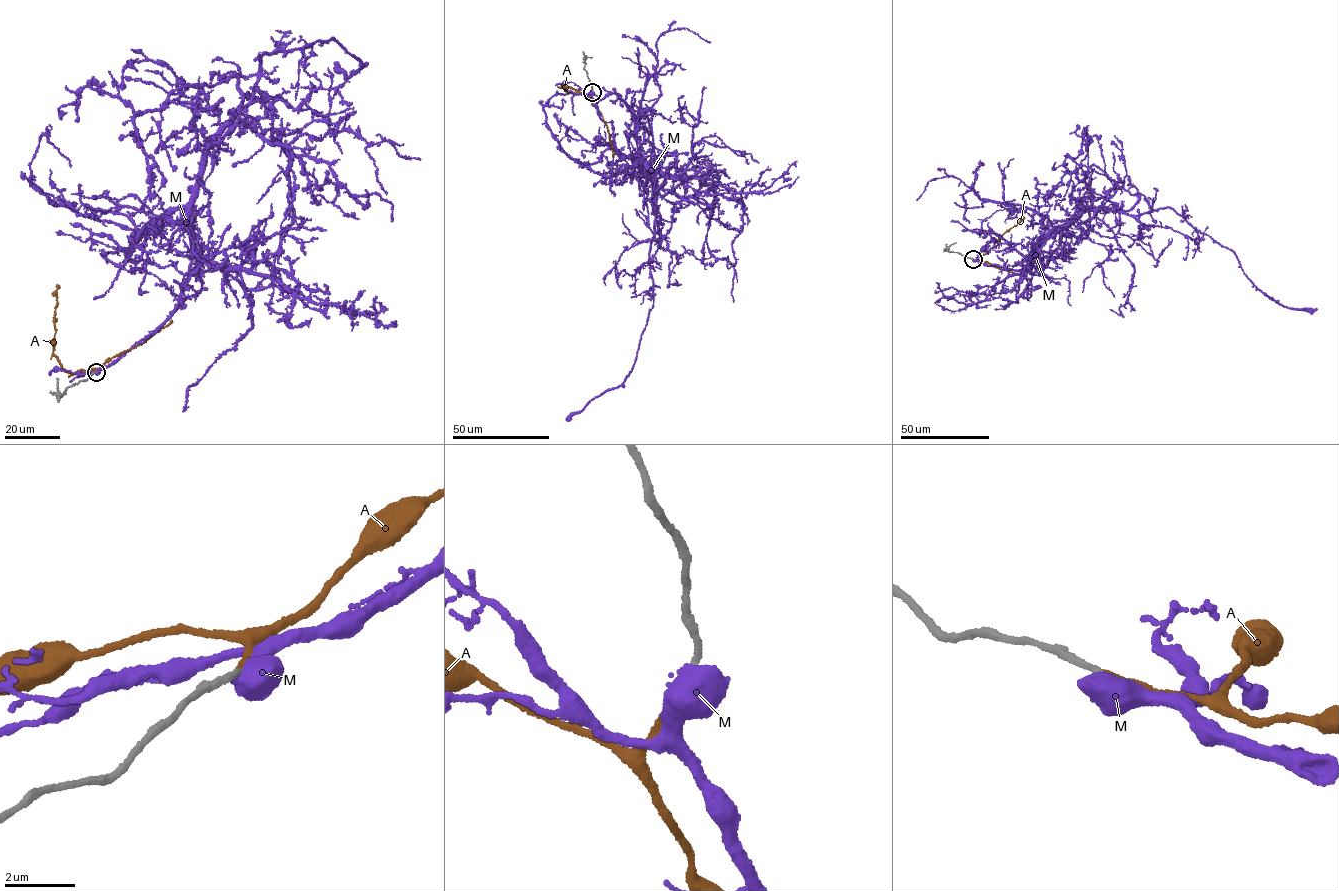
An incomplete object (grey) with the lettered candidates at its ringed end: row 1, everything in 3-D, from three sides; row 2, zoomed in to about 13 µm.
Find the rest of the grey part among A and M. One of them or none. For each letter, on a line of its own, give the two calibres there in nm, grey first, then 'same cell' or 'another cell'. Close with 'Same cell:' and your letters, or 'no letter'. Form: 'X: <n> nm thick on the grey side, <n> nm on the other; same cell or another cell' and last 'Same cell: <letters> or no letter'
A: 180 nm thick on the grey side, 190 nm on the other; same cell
M: 200 nm thick on the grey side, 650 nm on the other; another cell
Same cell: A

